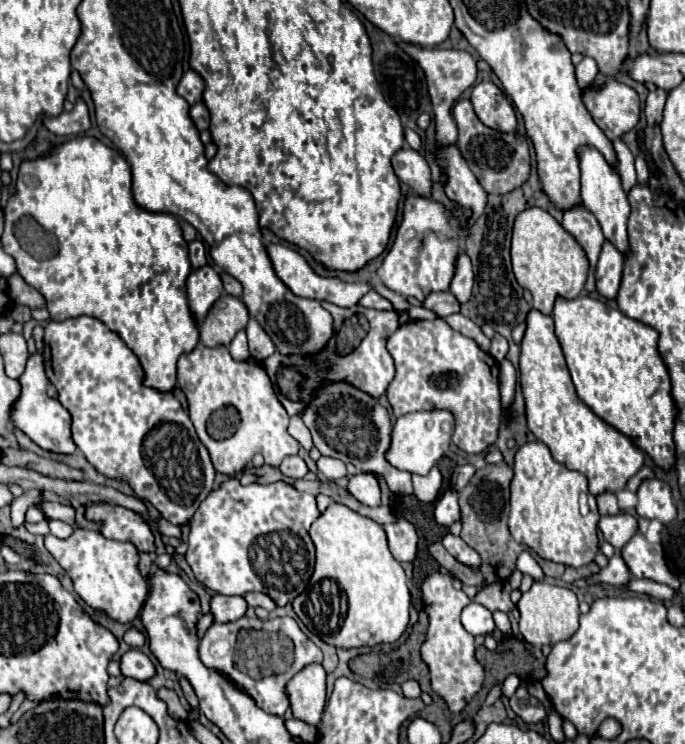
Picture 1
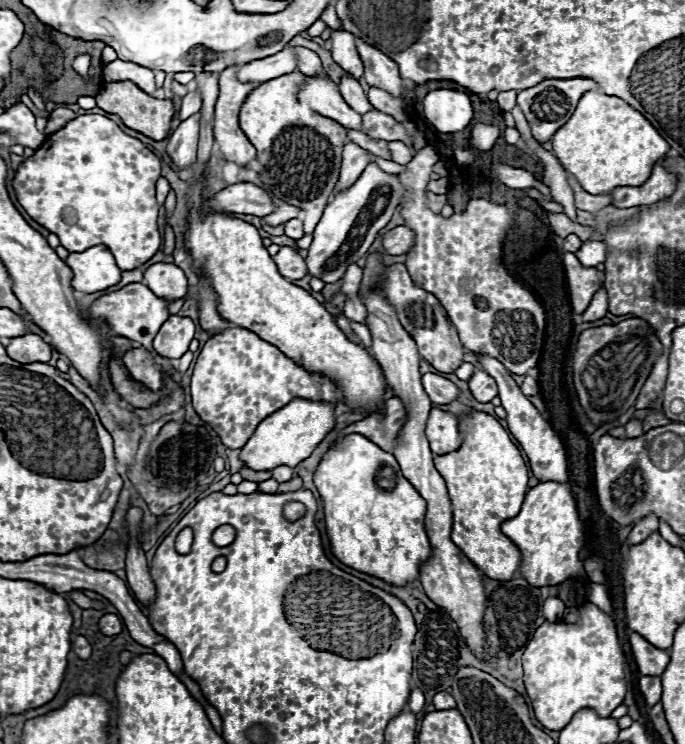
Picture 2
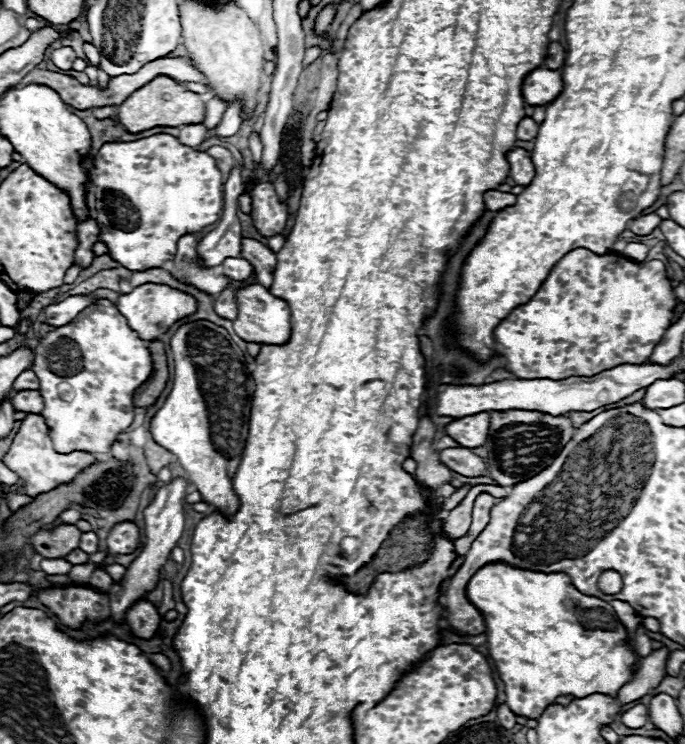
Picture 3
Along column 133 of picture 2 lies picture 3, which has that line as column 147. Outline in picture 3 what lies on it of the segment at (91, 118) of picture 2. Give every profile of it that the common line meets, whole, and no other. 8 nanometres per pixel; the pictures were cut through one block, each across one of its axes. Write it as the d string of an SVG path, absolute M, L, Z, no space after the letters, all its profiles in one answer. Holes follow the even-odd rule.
M154 134L134 142L106 142L94 156L94 168L88 174L94 194L94 220L100 226L98 242L104 242L108 254L132 272L160 268L176 254L176 242L184 234L196 234L222 216L224 192L216 162L206 152L180 144L172 134Z

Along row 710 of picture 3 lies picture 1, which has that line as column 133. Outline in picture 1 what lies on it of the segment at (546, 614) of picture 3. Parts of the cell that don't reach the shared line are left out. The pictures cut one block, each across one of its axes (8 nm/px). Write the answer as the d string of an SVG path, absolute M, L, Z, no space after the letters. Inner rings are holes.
M90 504L86 518L102 524L104 538L132 542L140 552L154 550L154 536L148 524L132 510L110 504Z

